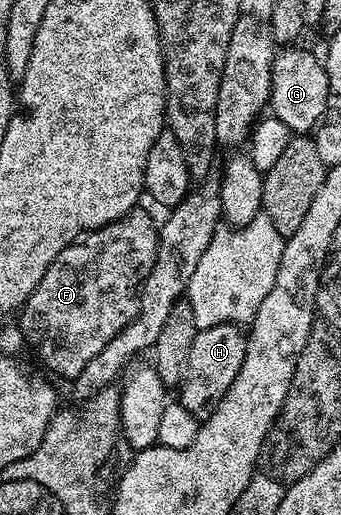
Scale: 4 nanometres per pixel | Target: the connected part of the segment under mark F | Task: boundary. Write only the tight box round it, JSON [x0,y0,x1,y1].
[20,206,159,378]

